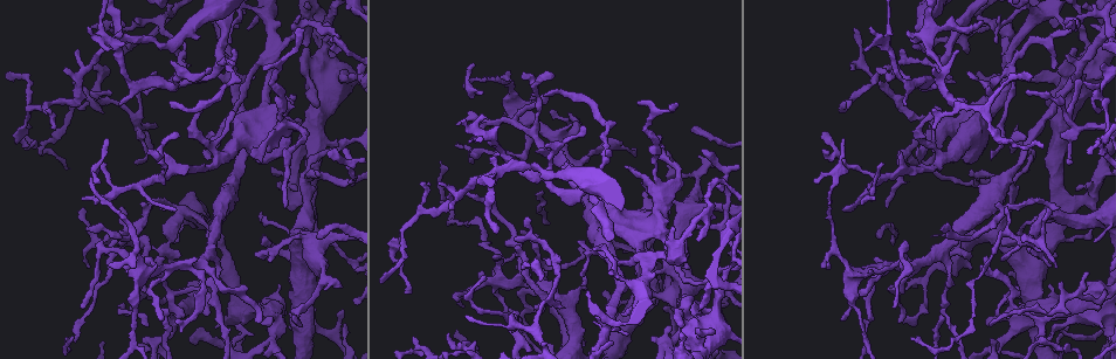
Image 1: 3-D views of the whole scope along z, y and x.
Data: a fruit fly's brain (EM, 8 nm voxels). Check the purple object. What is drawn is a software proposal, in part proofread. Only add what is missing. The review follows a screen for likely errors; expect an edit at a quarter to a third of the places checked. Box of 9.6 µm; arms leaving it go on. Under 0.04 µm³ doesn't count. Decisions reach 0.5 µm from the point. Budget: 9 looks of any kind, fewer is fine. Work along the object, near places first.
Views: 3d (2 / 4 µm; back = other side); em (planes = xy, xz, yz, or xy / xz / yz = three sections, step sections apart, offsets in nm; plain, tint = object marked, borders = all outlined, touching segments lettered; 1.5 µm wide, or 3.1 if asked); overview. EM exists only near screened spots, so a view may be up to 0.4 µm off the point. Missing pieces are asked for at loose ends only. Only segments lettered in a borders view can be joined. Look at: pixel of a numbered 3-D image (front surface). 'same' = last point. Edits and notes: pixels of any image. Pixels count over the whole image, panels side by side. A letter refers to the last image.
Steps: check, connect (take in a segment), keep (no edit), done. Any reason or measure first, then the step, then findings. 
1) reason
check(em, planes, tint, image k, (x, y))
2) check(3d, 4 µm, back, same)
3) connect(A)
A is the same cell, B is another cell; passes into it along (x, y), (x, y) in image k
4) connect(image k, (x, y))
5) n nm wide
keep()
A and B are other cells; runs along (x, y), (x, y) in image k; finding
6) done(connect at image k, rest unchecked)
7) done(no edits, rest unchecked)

thin end
check(em, yz, step 8, tint, image 1, (404, 291))

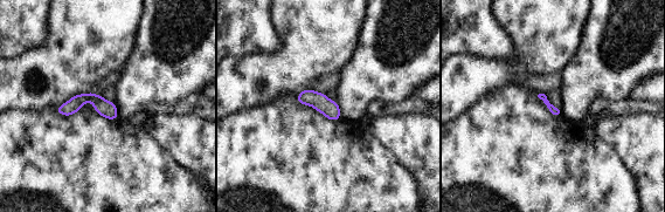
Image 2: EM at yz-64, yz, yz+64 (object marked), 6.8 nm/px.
another direction
check(em, xy, step 8, borders, same)

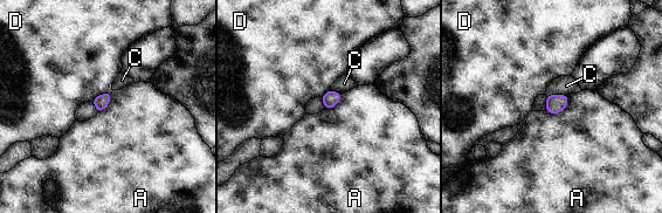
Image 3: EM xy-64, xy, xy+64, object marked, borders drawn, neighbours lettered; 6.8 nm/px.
keep()
A, C and D are other cells; border along (569, 96), (558, 112), (545, 111) in image 3; none of them fits

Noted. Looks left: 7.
stops while still wide
check(3d, 4 µm, back, image 1, (336, 143))

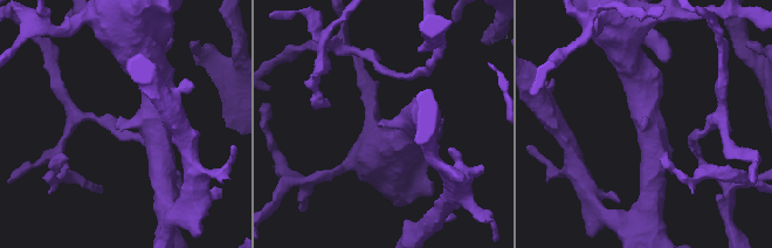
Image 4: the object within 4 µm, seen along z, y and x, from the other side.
now the EM
check(em, planes, borders, image 4, (645, 126))

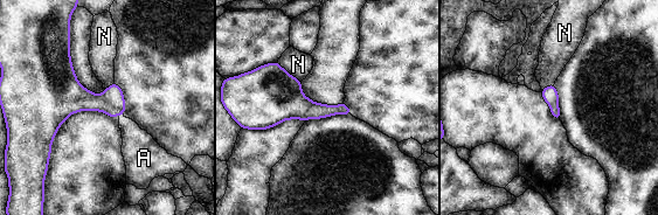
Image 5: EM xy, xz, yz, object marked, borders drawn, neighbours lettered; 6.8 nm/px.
connect(A)
A is the same cell, N is another cell; passes into it along (111, 101), (122, 115), (138, 146) in image 5; it goes on there

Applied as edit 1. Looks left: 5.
an open end
check(em, planes, borders, image 1, (677, 105))

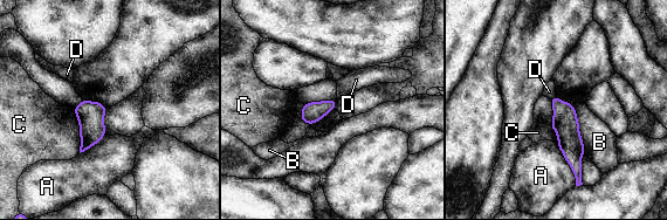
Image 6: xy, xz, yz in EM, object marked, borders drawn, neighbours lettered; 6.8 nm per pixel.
140 nm wide
keep()
A, B, C and D are other cells; border along (555, 94), (550, 98) in image 6; none of them fits

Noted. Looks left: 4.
branch stops here
check(em, xy, step 4, tint, image 1, (1065, 26))

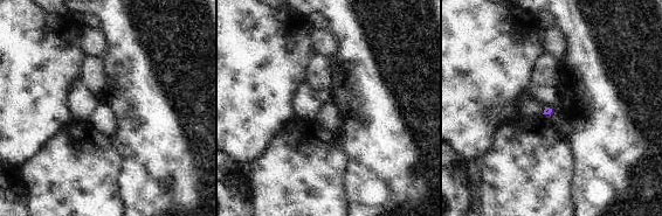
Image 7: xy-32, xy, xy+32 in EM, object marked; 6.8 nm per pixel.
another direction
check(em, planes, borders, same)

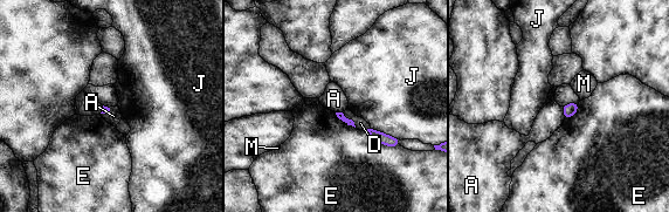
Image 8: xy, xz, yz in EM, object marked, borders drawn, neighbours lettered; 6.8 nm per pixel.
keep()
A, D, E, J and M are other cells; border along (561, 107), (564, 118) in image 8; none of them fits

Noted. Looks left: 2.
done(connect at image 5, rest unchecked)

